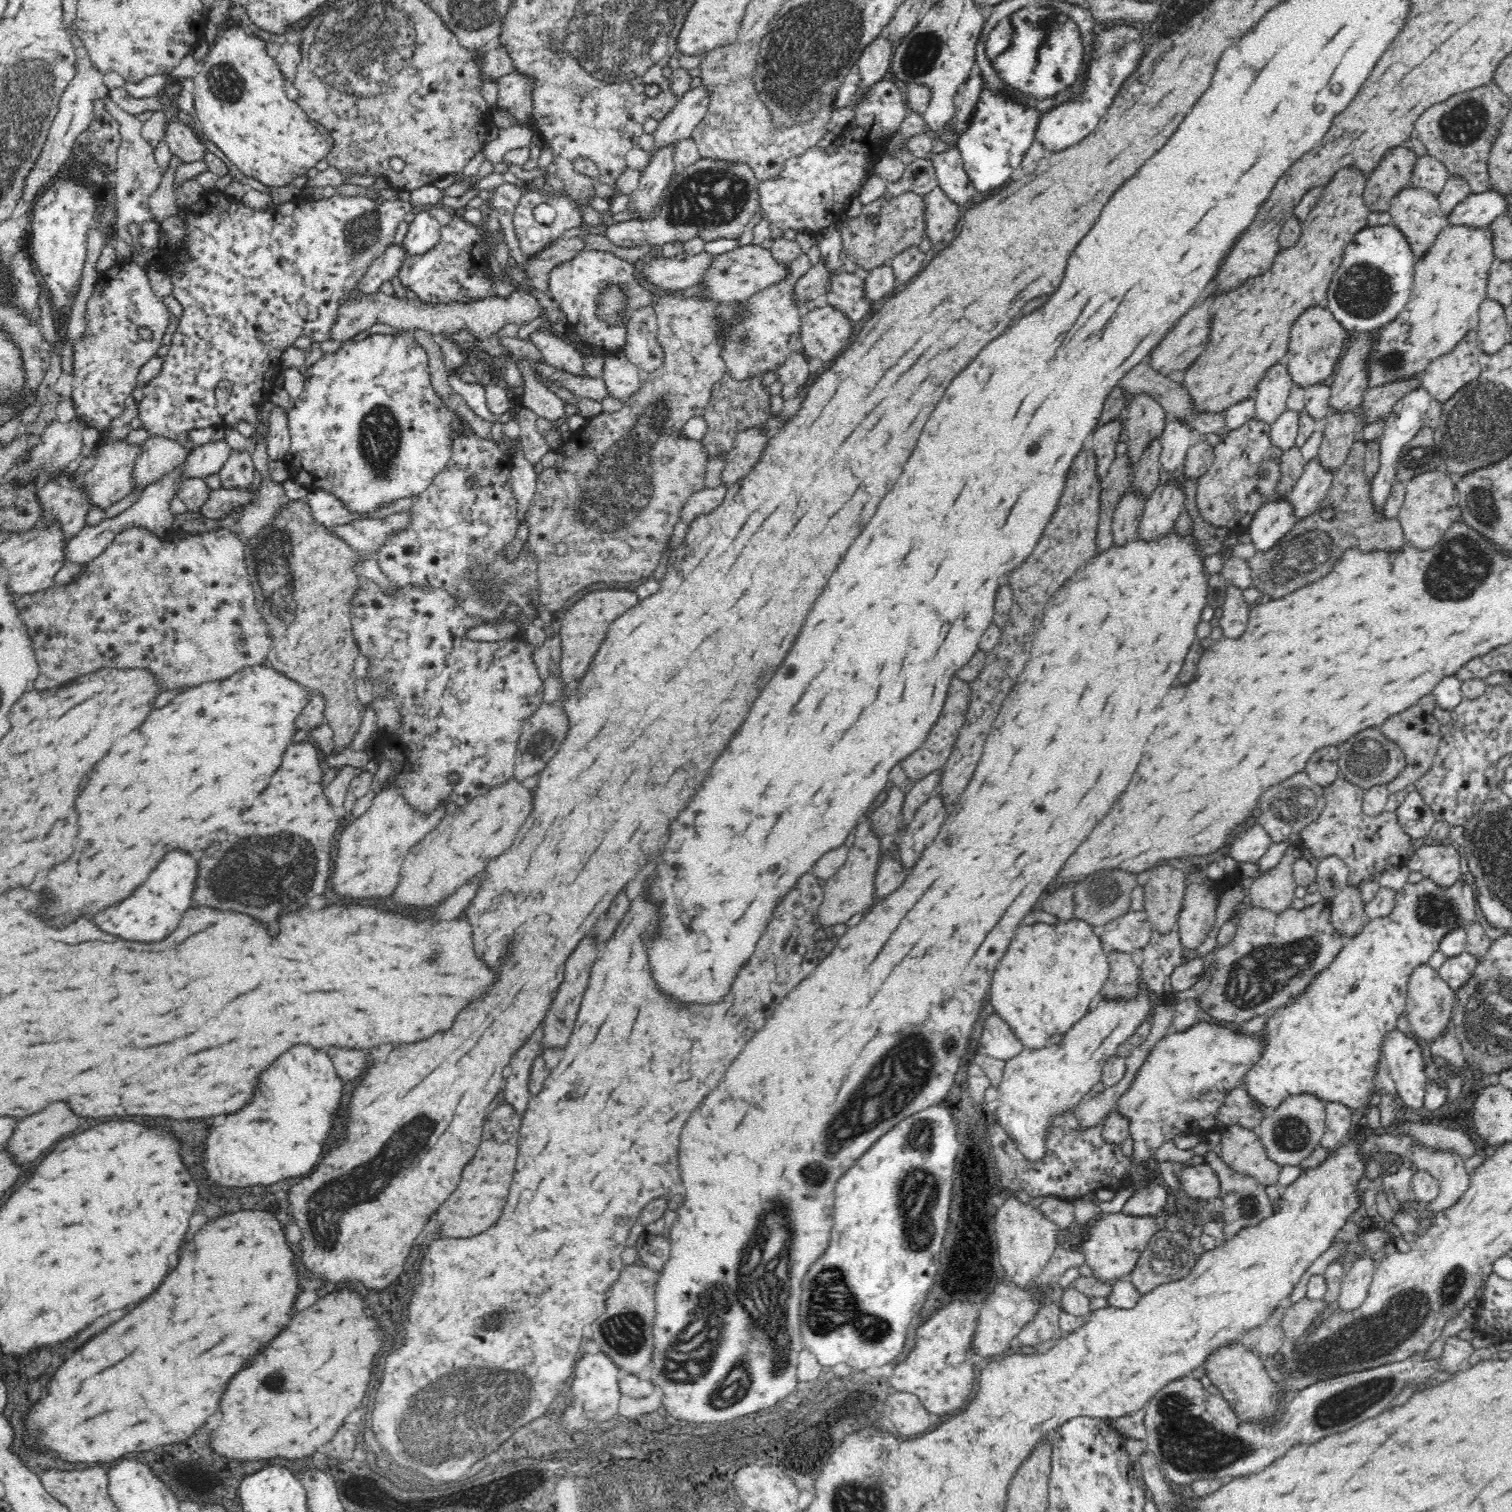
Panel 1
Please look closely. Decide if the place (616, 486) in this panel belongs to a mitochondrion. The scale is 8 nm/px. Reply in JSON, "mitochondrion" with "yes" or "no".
{"mitochondrion":"yes"}

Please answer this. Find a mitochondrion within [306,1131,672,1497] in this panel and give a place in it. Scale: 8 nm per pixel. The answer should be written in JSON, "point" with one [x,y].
{"point":[427,1430]}

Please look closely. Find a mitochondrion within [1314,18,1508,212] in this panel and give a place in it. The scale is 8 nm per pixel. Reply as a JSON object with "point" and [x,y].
{"point":[1464,123]}

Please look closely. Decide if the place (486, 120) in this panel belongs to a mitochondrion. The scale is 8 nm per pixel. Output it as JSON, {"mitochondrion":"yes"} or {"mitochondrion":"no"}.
{"mitochondrion":"no"}

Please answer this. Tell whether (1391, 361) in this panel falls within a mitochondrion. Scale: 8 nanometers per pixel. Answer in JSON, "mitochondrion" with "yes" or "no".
{"mitochondrion":"yes"}

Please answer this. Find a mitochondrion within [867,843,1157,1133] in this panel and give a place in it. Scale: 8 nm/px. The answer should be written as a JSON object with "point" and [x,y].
{"point":[1100,898]}

